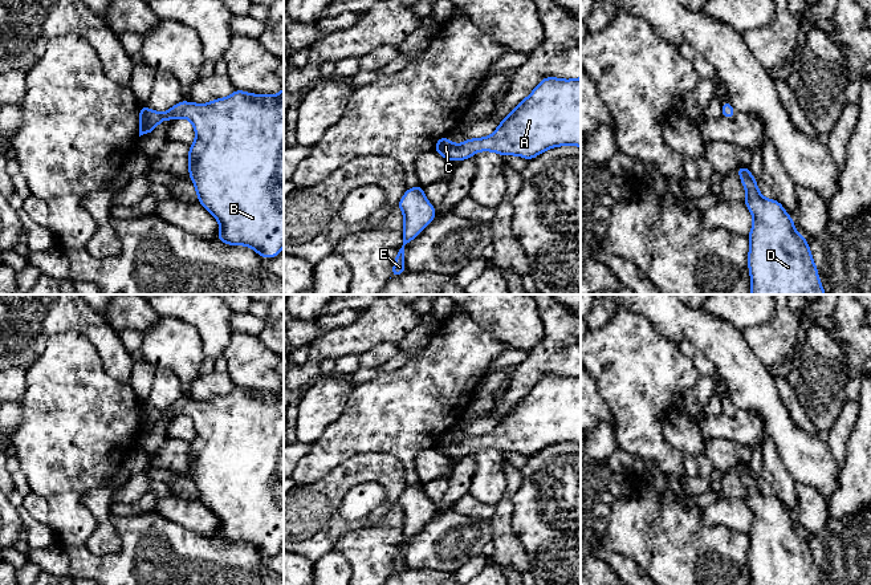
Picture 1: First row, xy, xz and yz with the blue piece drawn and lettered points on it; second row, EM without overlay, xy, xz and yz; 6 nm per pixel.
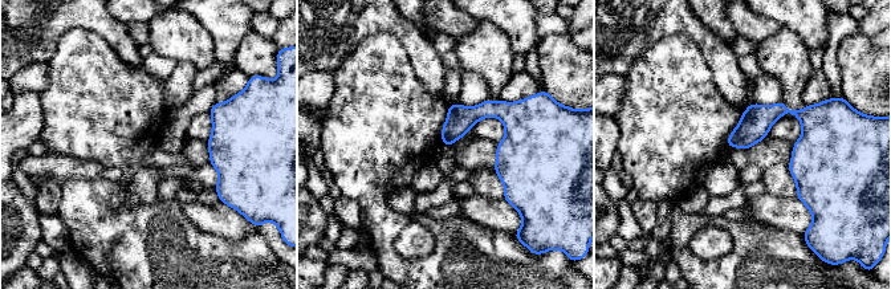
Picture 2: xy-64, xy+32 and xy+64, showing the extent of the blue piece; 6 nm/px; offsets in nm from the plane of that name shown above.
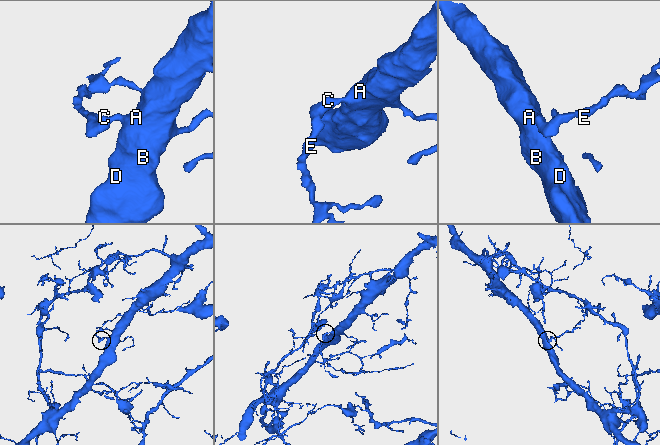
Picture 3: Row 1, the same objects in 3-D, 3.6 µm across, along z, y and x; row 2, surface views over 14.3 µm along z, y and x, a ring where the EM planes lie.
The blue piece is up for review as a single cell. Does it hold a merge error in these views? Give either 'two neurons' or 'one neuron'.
one neuron

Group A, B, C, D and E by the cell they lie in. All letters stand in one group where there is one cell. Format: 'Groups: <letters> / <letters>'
Groups: A B C D E

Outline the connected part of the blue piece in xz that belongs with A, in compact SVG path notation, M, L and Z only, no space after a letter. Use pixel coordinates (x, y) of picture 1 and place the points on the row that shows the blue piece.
M545 77L492 135L465 139L457 146L443 137L436 141L435 150L449 162L461 162L477 151L530 161L545 150L565 145L581 147L581 77Z

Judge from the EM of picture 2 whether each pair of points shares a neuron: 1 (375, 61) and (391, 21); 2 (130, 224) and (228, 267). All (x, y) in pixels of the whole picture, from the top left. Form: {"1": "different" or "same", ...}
{"1": "different", "2": "same"}

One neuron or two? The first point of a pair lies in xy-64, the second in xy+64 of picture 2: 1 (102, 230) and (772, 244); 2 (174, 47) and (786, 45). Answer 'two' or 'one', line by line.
1: one
2: one

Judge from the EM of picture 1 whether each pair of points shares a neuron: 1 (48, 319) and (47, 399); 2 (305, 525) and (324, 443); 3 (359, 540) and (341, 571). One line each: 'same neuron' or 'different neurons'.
1: different neurons
2: different neurons
3: different neurons

